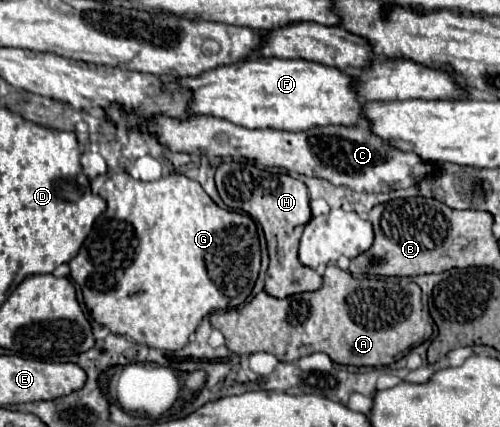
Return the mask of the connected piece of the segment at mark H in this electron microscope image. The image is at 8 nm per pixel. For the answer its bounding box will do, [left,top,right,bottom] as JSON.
[215,161,323,299]

